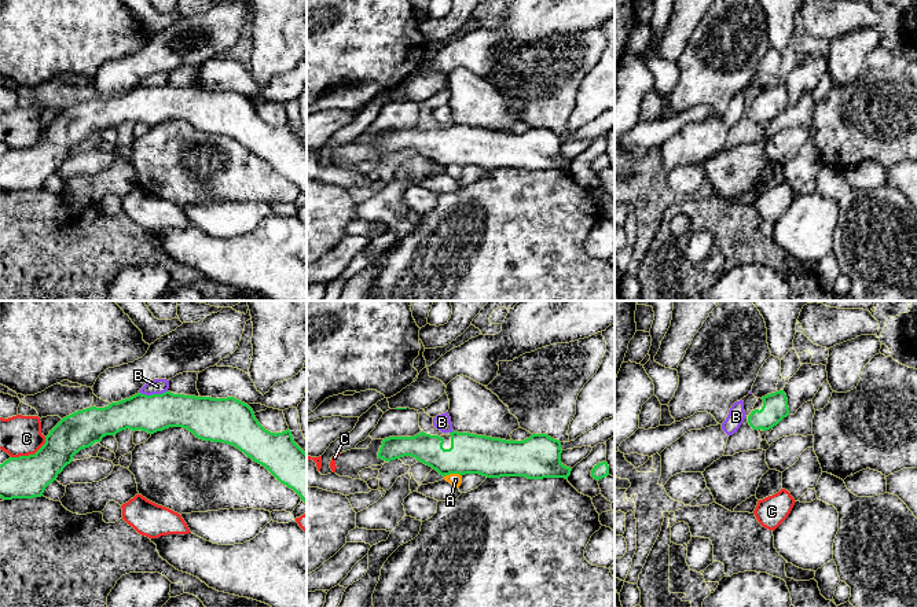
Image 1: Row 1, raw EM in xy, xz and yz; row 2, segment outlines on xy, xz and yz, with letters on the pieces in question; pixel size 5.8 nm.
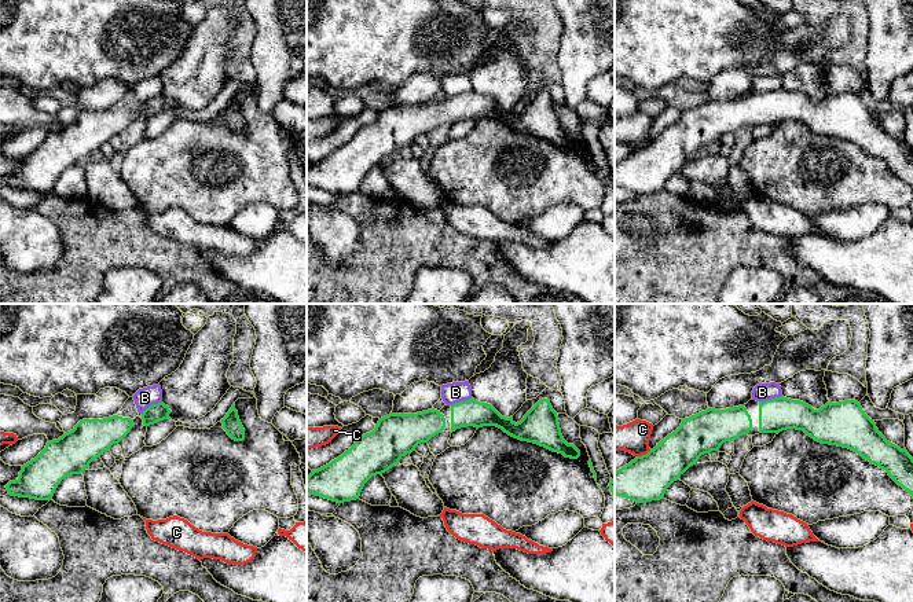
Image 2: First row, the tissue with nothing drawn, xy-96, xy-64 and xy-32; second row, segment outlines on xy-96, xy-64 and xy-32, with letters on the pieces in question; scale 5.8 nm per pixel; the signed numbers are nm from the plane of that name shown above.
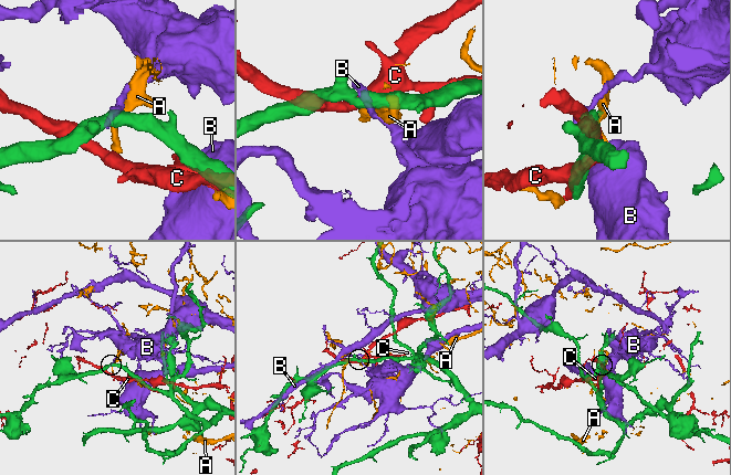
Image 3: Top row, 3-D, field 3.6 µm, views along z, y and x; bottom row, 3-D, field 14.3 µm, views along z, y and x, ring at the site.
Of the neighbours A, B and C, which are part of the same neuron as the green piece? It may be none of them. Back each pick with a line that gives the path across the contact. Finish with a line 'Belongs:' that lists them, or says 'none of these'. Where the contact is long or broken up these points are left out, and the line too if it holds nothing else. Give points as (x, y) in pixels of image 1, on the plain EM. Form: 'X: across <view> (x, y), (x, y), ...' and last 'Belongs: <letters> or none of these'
Belongs: none of these

